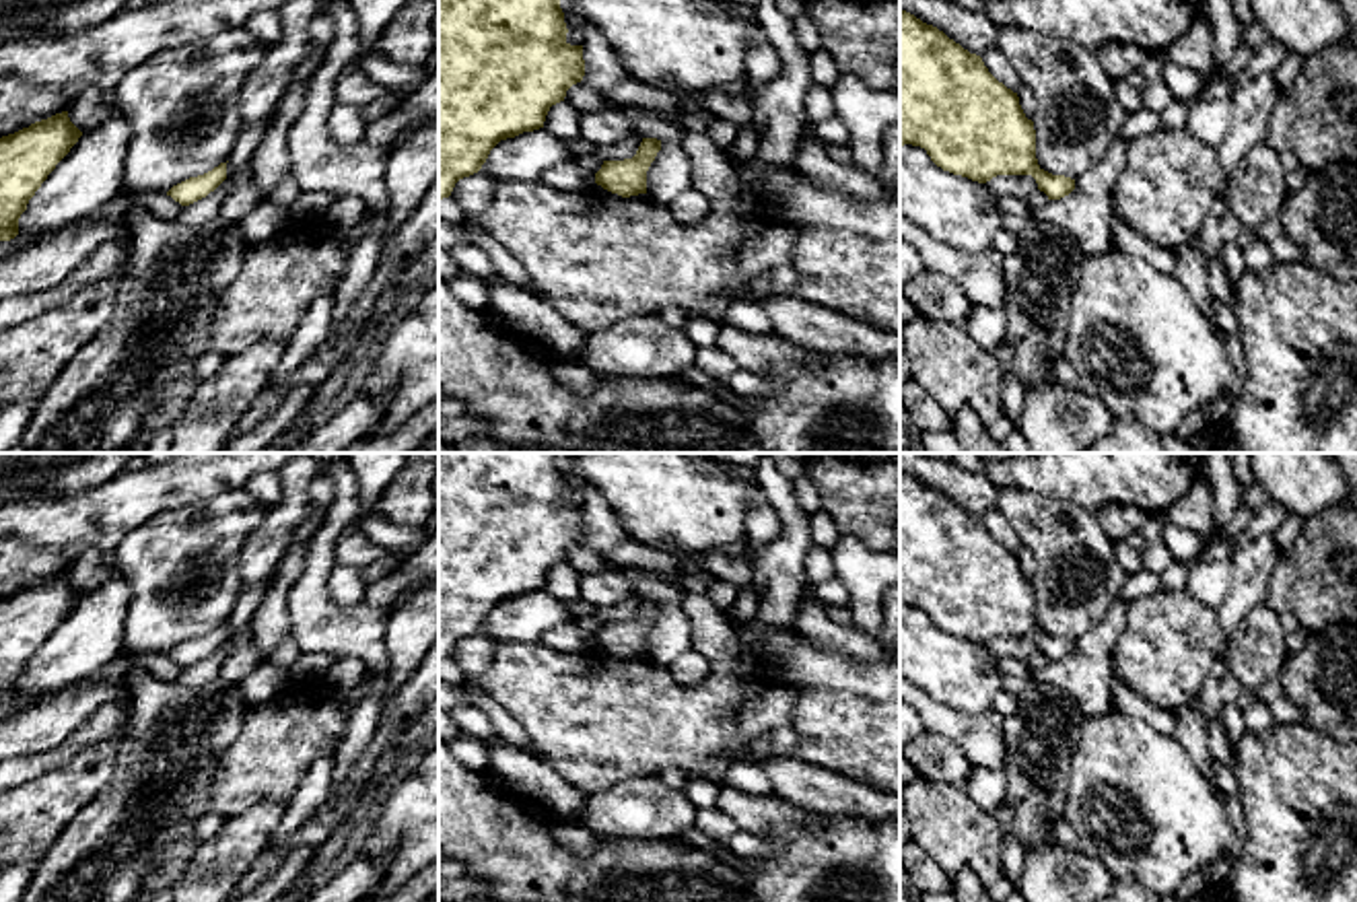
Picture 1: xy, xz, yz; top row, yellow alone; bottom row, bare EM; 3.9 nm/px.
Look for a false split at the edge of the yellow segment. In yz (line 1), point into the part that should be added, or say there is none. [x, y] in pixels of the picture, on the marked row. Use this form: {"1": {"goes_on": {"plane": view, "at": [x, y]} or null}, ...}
{"1": {"goes_on": null}}

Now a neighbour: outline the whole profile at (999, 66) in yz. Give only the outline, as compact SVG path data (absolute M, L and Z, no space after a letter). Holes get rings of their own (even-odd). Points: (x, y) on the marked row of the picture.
M997 45L988 47L980 58L982 58L984 66L988 68L988 72L999 82L1003 82L1007 89L1017 93L1017 89L1021 84L1019 74L1015 72L1011 62L1005 58L1005 54Z

